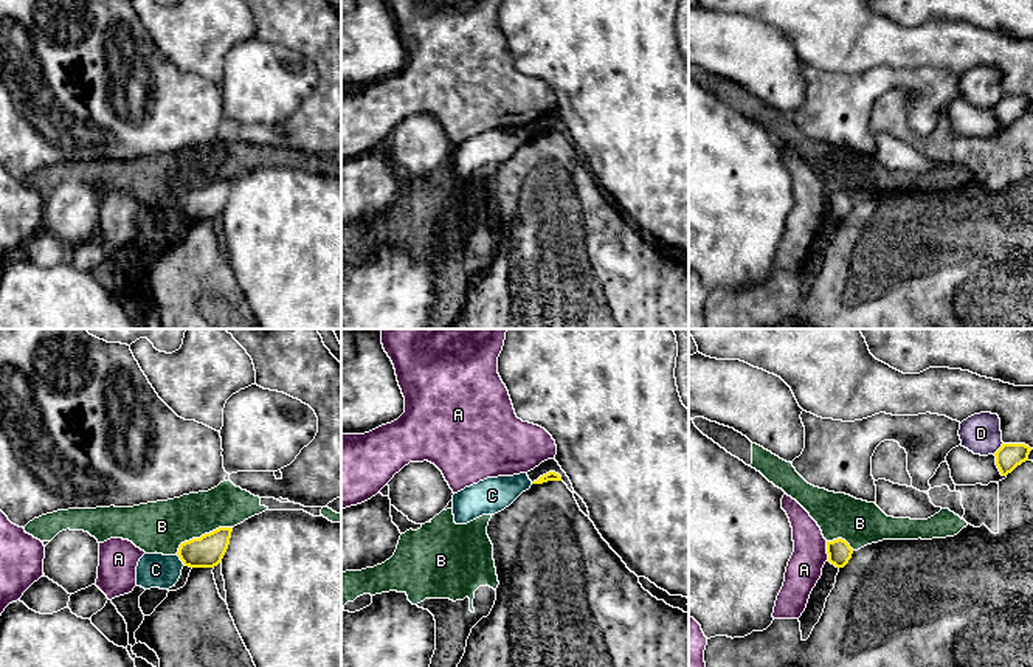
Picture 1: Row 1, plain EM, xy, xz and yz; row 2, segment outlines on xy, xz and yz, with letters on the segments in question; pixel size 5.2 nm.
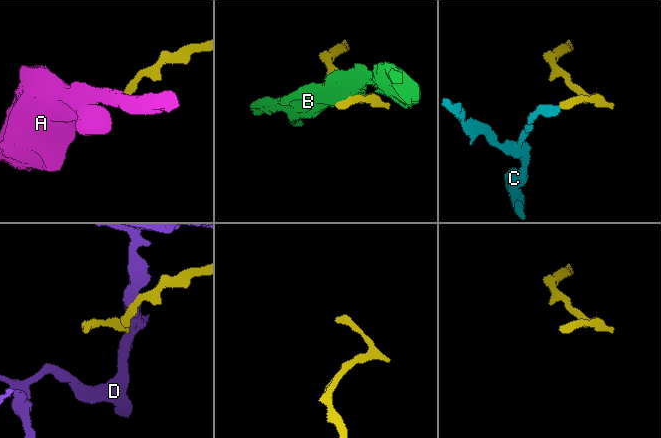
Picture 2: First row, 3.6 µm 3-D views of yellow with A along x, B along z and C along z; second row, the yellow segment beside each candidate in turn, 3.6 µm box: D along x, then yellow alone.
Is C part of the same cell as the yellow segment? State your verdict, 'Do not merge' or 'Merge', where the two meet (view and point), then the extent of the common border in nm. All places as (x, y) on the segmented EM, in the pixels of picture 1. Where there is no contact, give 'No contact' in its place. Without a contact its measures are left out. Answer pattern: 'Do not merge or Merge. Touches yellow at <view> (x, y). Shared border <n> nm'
Do not merge. Touches yellow at xy (180, 559). Shared border 80 nm

